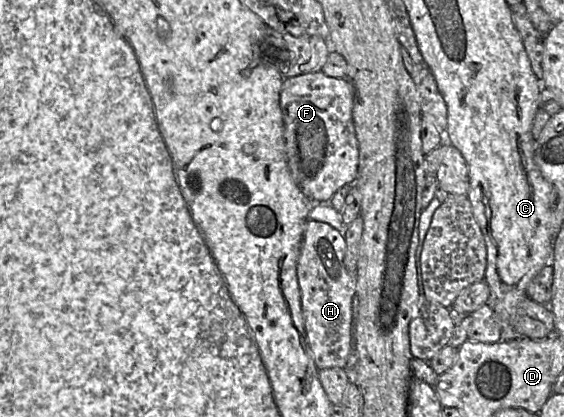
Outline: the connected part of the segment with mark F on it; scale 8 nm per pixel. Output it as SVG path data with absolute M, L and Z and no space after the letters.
M322 71L285 79L280 93L283 115L286 161L291 175L303 193L312 201L331 199L344 185L353 185L359 163L358 142L353 123L354 88L346 78L334 78Z

